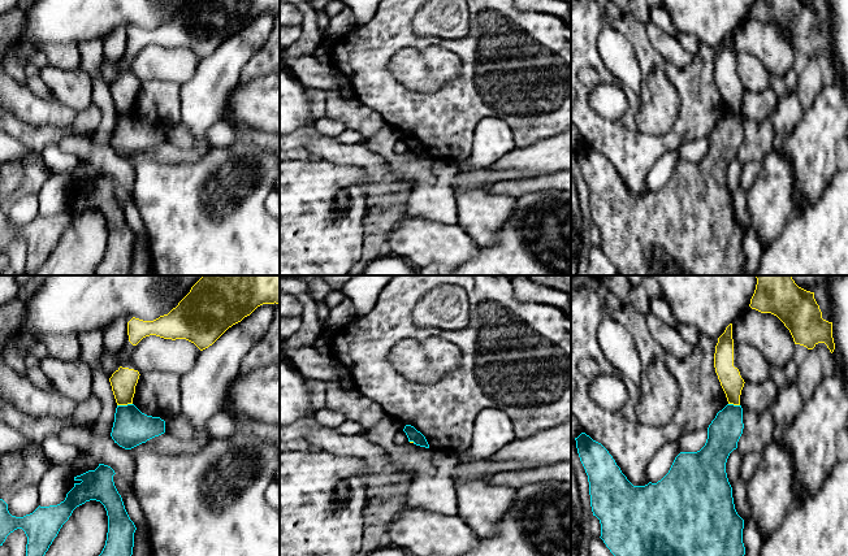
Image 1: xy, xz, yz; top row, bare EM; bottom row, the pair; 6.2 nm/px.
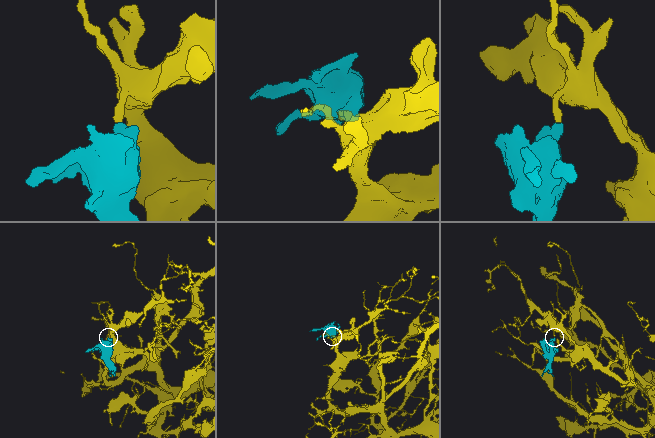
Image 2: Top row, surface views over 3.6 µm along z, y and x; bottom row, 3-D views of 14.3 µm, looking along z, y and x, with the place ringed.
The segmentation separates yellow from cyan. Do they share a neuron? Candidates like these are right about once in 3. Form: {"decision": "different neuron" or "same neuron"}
{"decision": "different neuron"}

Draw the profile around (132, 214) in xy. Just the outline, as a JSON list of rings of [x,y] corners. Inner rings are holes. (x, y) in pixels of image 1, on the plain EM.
[[[117,183],[113,184],[113,191],[118,203],[122,207],[125,218],[130,229],[134,231],[138,239],[140,239],[143,243],[148,246],[148,233],[133,197],[127,197],[124,187],[121,187]]]

